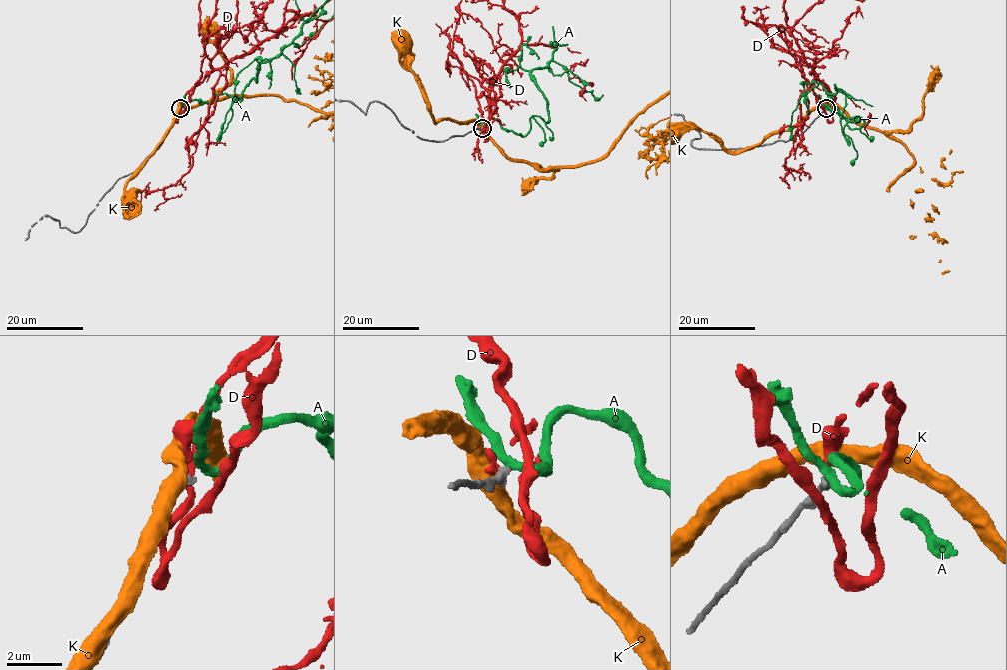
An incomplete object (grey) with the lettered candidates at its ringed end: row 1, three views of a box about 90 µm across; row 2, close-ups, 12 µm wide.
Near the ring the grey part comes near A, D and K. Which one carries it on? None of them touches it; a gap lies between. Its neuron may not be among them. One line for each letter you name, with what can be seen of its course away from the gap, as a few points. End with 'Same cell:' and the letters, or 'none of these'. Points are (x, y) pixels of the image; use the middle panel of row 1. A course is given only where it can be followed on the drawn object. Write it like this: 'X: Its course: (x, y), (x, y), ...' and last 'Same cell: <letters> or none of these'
Same cell: none of these

